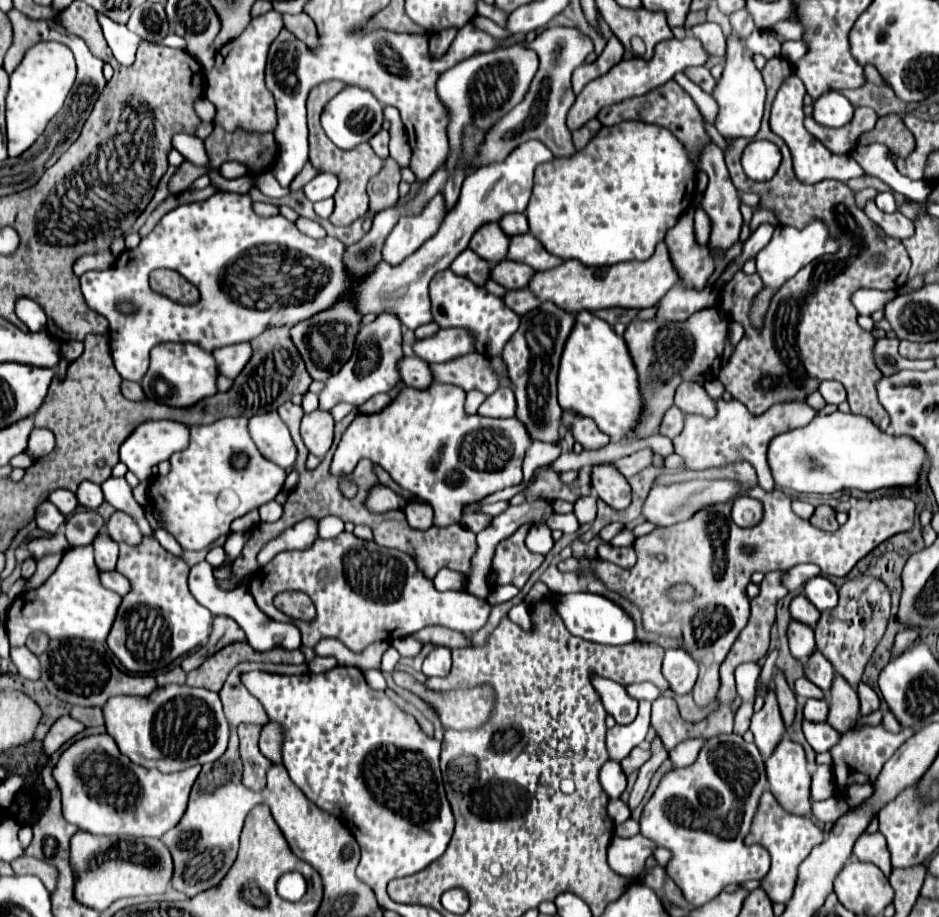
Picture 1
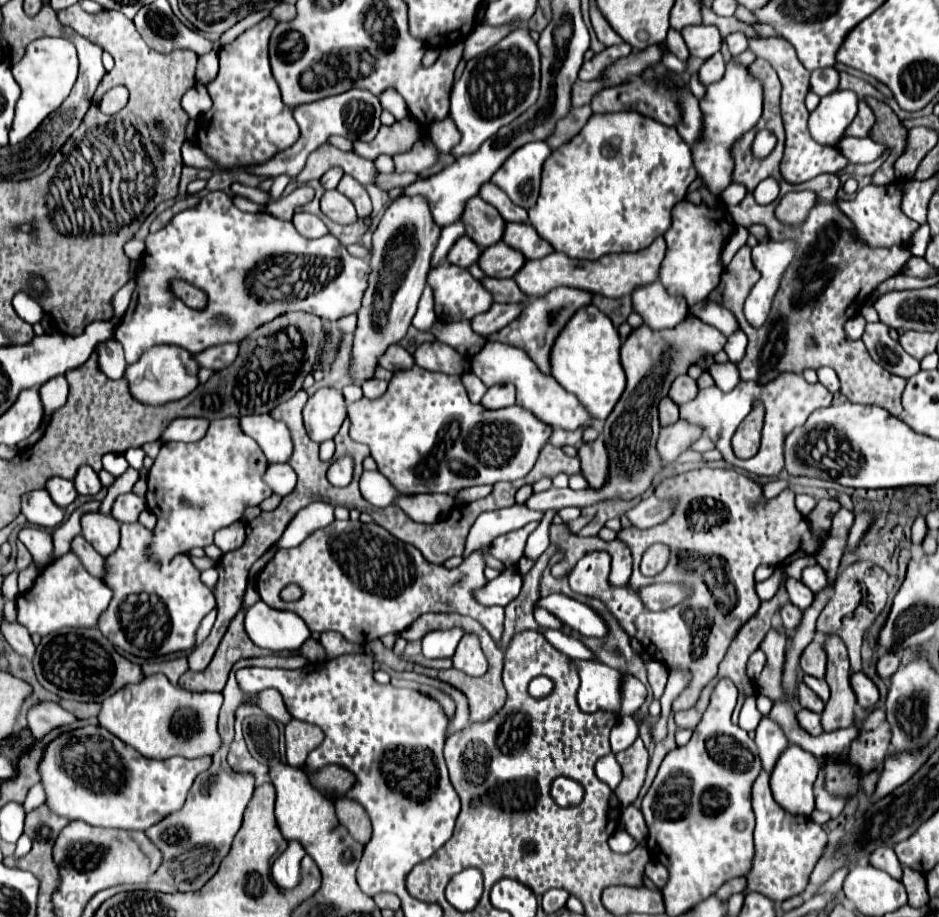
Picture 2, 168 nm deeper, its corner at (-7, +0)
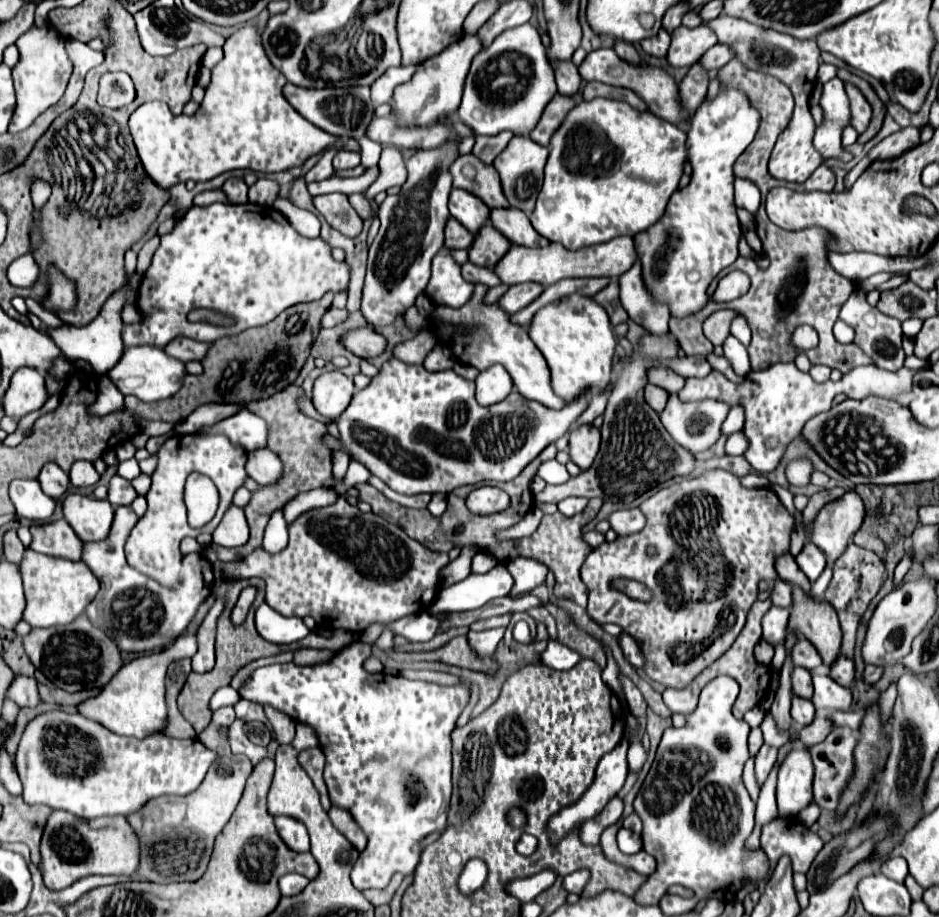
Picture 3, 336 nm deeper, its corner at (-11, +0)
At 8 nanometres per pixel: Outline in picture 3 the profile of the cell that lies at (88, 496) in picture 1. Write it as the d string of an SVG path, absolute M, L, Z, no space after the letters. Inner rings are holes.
M75 461L75 465L69 471L69 477L75 487L91 487L99 481L99 473L89 461Z

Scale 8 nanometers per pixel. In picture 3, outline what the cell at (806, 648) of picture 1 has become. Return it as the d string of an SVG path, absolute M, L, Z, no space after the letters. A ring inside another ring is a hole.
M777 579L777 581L773 583L771 601L773 601L773 605L777 605L777 607L787 607L787 609L791 609L791 601L793 601L791 585L785 583L785 581L781 581L781 579Z

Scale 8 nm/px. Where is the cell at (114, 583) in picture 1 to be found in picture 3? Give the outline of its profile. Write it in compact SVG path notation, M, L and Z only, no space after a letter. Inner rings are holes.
M55 521L47 525L31 525L33 543L31 549L43 555L55 555L69 561L81 561L83 541L75 535L67 521Z

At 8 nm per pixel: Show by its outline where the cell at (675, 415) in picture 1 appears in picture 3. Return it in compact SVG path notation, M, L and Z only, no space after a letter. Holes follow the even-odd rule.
M647 385L647 387L645 387L645 399L647 399L647 403L649 403L657 413L661 413L661 411L665 409L667 397L669 397L669 393L663 391L663 389L659 389L659 387L655 387L655 385Z

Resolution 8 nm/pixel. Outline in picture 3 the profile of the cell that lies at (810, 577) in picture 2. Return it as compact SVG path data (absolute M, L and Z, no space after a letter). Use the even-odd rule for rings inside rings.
M811 541L805 543L803 551L797 555L797 565L801 567L801 571L807 575L807 579L813 583L825 569L825 555L819 547L815 547Z

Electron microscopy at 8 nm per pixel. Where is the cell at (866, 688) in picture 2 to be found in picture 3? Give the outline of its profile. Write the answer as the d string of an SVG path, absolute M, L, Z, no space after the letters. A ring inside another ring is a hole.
M843 655L835 661L835 665L831 667L829 675L831 675L839 685L843 685L843 687L853 689L853 685L855 685L855 665L853 665L851 659L847 659L847 657L843 657Z

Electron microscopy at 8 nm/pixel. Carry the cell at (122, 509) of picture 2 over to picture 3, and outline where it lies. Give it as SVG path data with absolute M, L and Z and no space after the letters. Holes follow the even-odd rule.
M115 475L109 483L109 503L115 505L131 505L137 499L137 493L133 489L133 485L125 479L121 479L119 475Z

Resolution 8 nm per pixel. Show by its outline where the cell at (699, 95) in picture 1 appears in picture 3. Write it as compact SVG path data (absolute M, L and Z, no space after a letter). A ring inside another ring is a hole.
M661 29L655 37L649 37L649 39L641 41L641 47L645 49L645 53L649 53L653 57L665 57L667 49L669 49L669 43L671 43L669 33L665 29Z

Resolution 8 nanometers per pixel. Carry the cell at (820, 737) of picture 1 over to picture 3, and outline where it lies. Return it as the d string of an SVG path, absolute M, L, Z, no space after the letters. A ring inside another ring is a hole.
M793 697L793 705L791 705L791 717L799 727L807 727L813 717L815 717L815 707L811 701L801 699L801 697Z

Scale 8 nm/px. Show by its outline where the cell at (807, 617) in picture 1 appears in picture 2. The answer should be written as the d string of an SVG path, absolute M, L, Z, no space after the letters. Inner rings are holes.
M787 577L787 579L785 579L785 589L787 589L789 601L791 601L793 605L797 605L801 611L807 609L807 605L813 603L813 593L811 593L811 589L807 589L807 585L803 585L801 581Z

